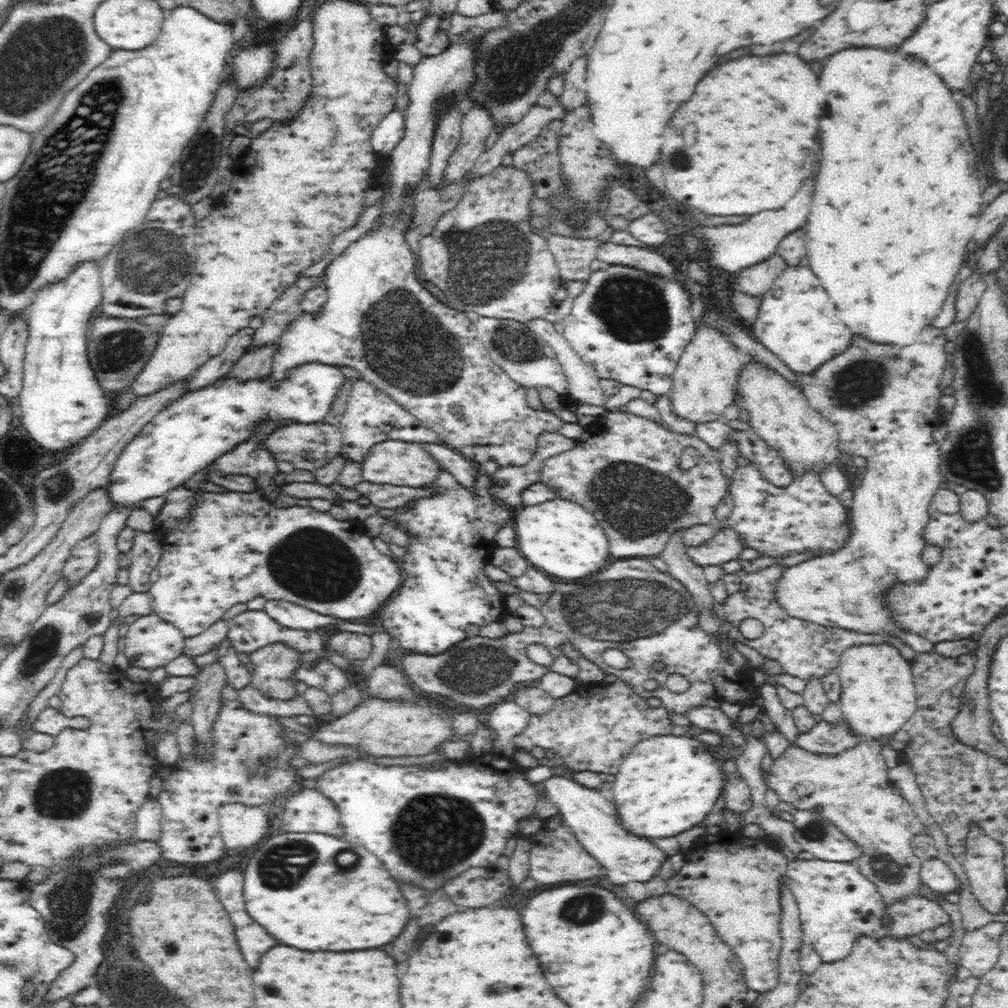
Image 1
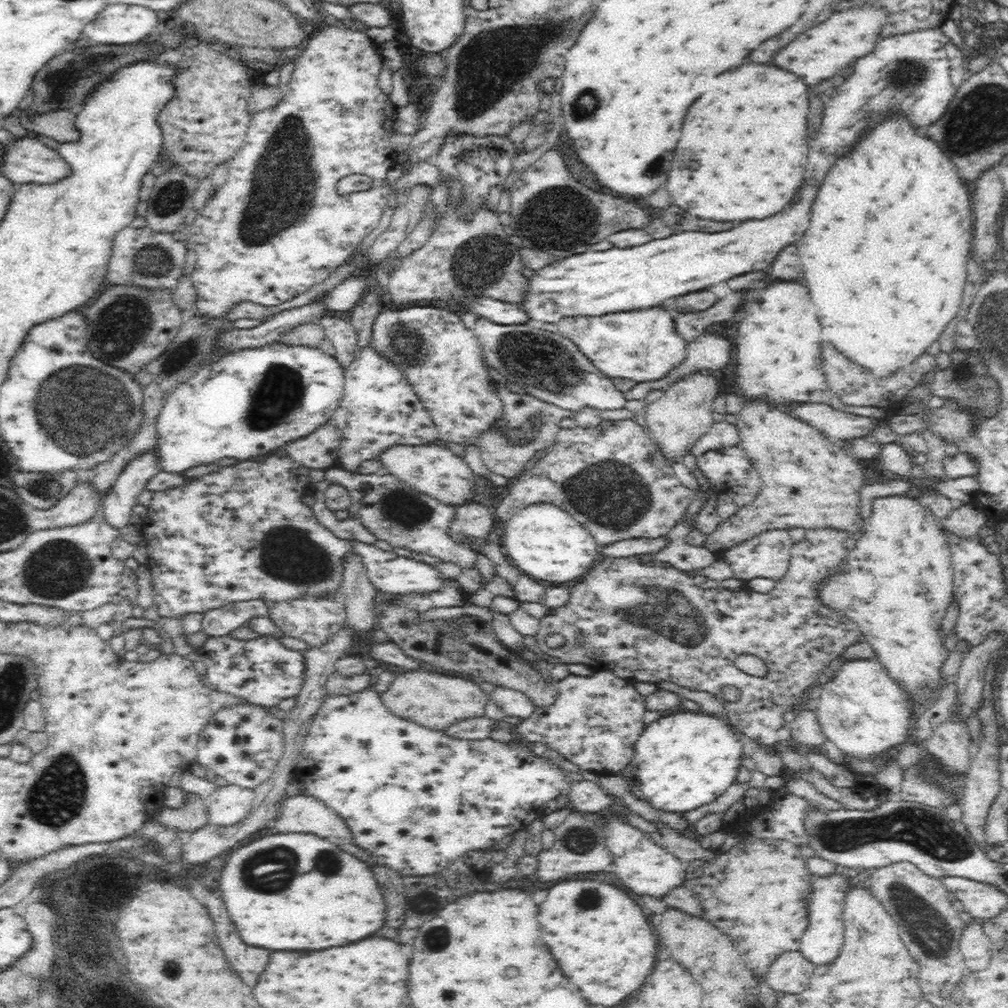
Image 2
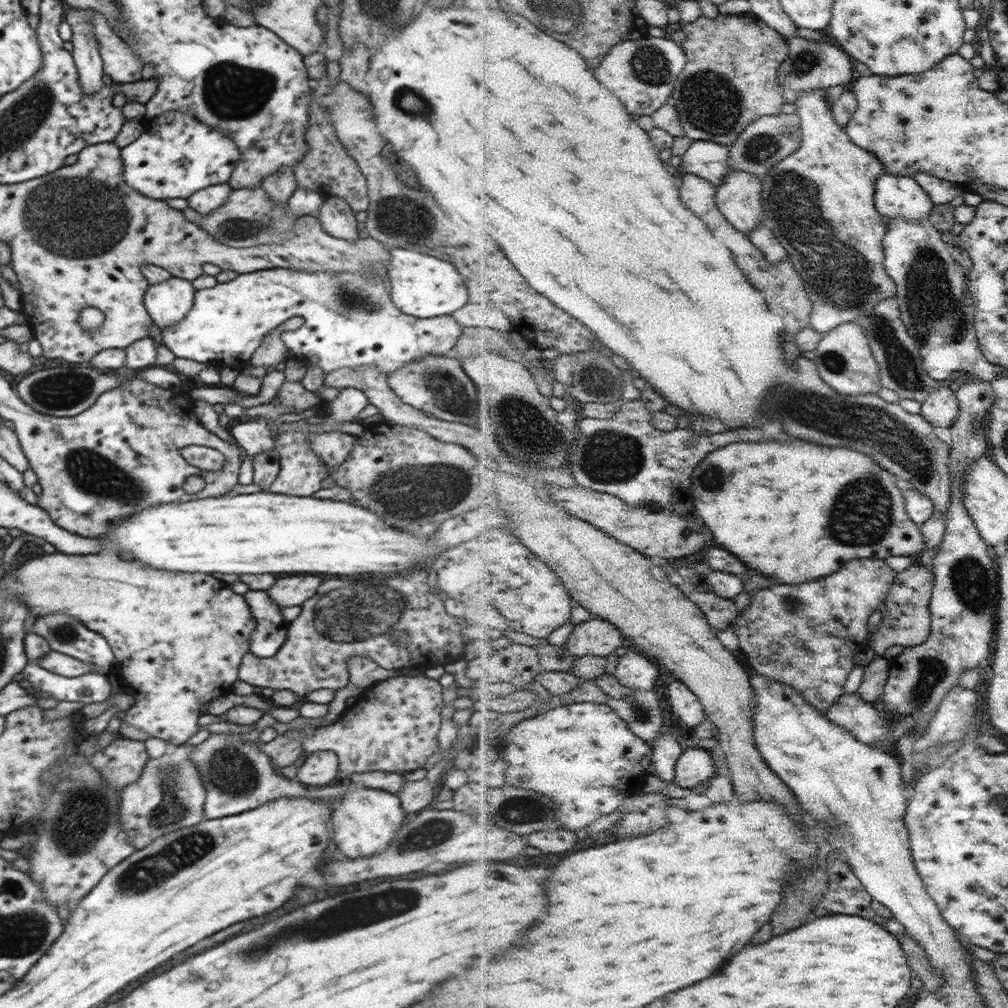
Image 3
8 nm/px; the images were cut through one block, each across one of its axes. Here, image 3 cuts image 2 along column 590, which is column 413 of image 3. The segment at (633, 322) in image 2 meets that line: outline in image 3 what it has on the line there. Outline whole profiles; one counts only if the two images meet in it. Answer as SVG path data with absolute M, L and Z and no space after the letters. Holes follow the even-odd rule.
M273 268L249 272L248 274L239 274L234 280L230 280L229 283L218 283L212 288L196 290L194 306L192 306L192 310L188 312L186 318L184 318L180 324L174 324L174 326L162 330L163 346L168 347L168 350L171 350L177 358L193 360L199 363L214 363L220 368L230 367L231 369L240 372L243 369L244 364L249 363L250 358L255 354L257 348L261 346L264 337L266 337L268 333L287 320L300 316L305 320L302 327L294 333L282 333L282 341L284 341L284 345L286 345L287 348L292 350L294 359L302 361L306 366L318 366L322 368L326 374L342 368L360 369L360 367L374 366L380 369L380 372L384 373L384 375L390 376L392 373L398 371L398 369L406 367L406 365L414 363L414 361L420 361L420 359L424 359L424 357L432 355L446 356L455 352L455 344L460 336L462 336L463 328L458 325L458 322L452 316L436 316L436 318L430 319L412 318L412 316L403 314L398 308L396 308L396 306L394 306L390 294L391 293L388 292L388 288L386 288L380 277L377 277L375 274L363 272L335 273L328 268L326 271L317 272L309 272L293 268Z

